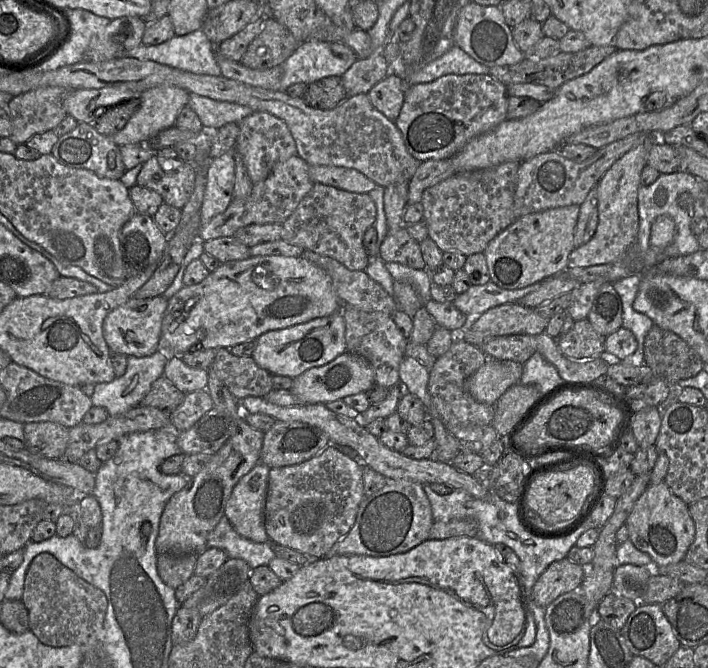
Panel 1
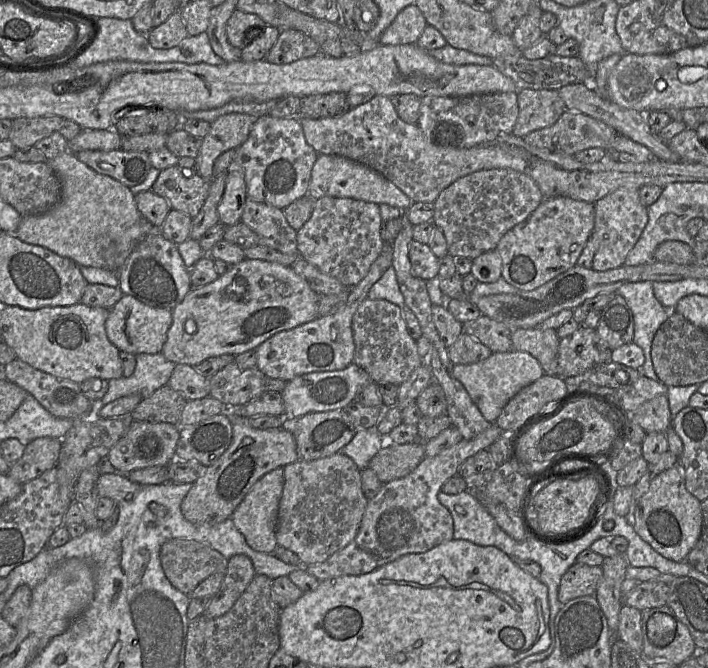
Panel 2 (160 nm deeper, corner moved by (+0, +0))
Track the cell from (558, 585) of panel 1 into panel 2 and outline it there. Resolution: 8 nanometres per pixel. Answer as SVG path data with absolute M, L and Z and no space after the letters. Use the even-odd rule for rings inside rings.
M576 562L561 578L558 600L565 604L581 596L595 595L602 573L601 566L589 566Z

